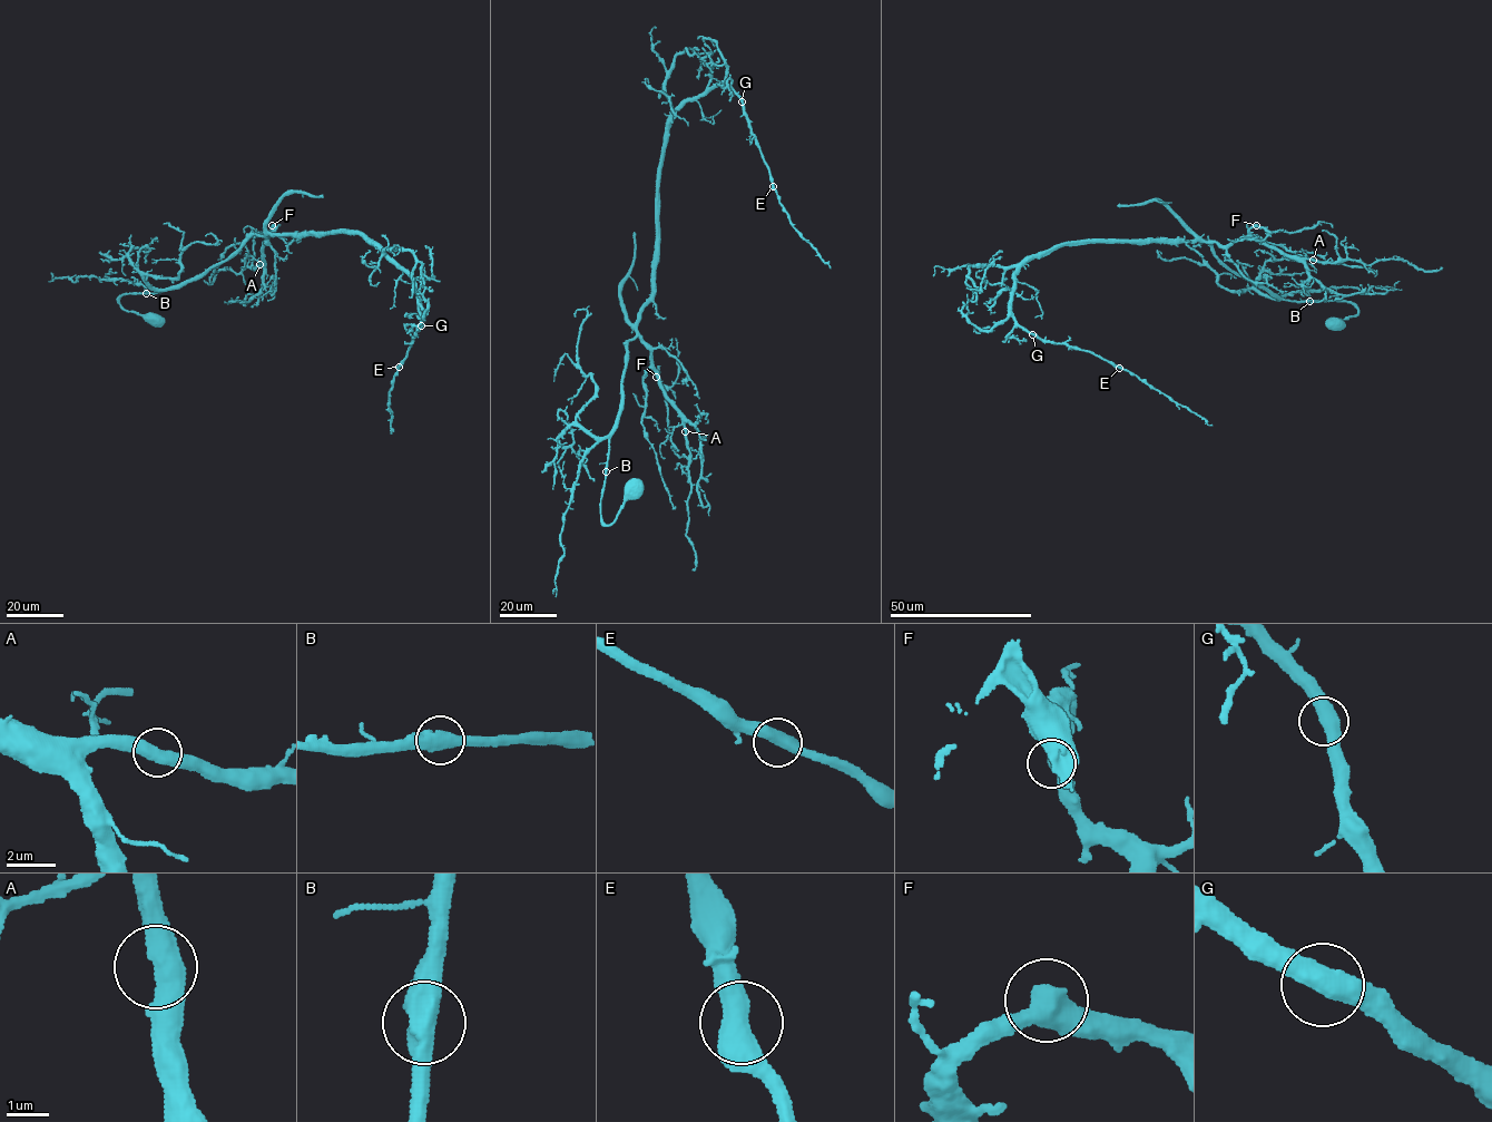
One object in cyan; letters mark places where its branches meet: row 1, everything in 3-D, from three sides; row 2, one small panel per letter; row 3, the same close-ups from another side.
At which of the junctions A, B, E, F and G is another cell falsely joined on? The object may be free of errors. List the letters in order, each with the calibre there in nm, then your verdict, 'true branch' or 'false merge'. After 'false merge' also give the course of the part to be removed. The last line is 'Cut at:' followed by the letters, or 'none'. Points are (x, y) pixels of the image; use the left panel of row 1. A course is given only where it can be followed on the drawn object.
A: 500 nm | true branch
B: 500 nm | true branch
E: 480 nm | true branch
F: 500 nm | true branch
G: 500 nm | true branch
Cut at: none

